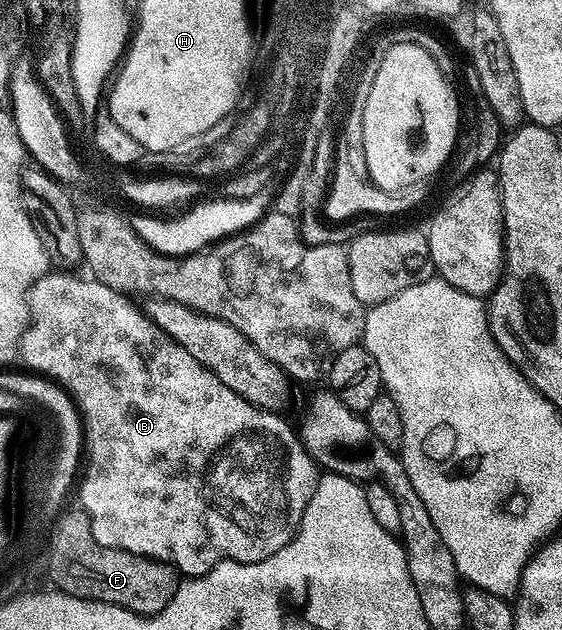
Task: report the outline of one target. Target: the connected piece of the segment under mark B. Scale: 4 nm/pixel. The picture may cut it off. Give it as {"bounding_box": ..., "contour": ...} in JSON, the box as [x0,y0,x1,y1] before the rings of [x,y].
{"bounding_box":[18,271,318,578],"contour":[[[49,271],[33,283],[28,292],[28,310],[30,320],[24,336],[20,338],[18,350],[19,360],[29,365],[27,368],[33,374],[49,378],[65,390],[75,402],[79,417],[83,422],[83,440],[86,442],[86,465],[88,474],[84,482],[79,482],[80,501],[92,524],[94,539],[107,549],[125,549],[143,557],[153,557],[155,561],[164,561],[175,567],[176,572],[185,578],[206,575],[220,561],[240,561],[244,565],[253,565],[255,561],[274,555],[282,547],[292,542],[302,523],[302,515],[306,511],[306,503],[316,490],[318,466],[310,454],[304,449],[297,430],[291,429],[280,418],[279,412],[271,409],[259,409],[252,405],[242,395],[230,391],[218,375],[214,375],[186,347],[182,347],[166,331],[158,328],[143,308],[135,305],[131,296],[103,285],[95,279],[83,281],[80,277],[72,277],[68,271]]]}

